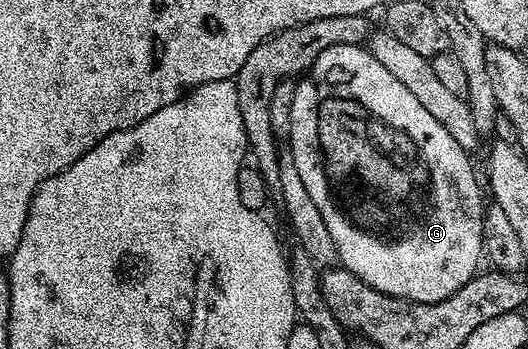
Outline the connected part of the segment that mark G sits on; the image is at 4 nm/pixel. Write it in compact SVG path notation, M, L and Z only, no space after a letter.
M342 43L325 49L325 53L321 53L306 74L296 82L289 146L297 173L301 173L301 181L305 181L305 190L309 192L309 197L313 197L321 218L325 220L329 237L333 237L333 245L337 245L339 263L361 277L361 281L373 285L373 289L398 299L408 299L411 303L432 303L457 293L457 289L461 289L461 285L468 283L480 270L479 257L481 259L484 254L485 202L479 196L479 183L475 180L475 167L470 159L472 156L456 141L453 133L449 133L449 129L445 129L445 125L441 125L441 121L437 121L437 117L433 117L433 113L429 113L421 101L417 101L417 97L413 97L413 93L409 93L409 89L405 89L405 85L401 85L401 81L397 81L397 77L393 77L393 73L389 73L389 69L385 69L385 65L381 65L381 61L371 55L366 46Z

